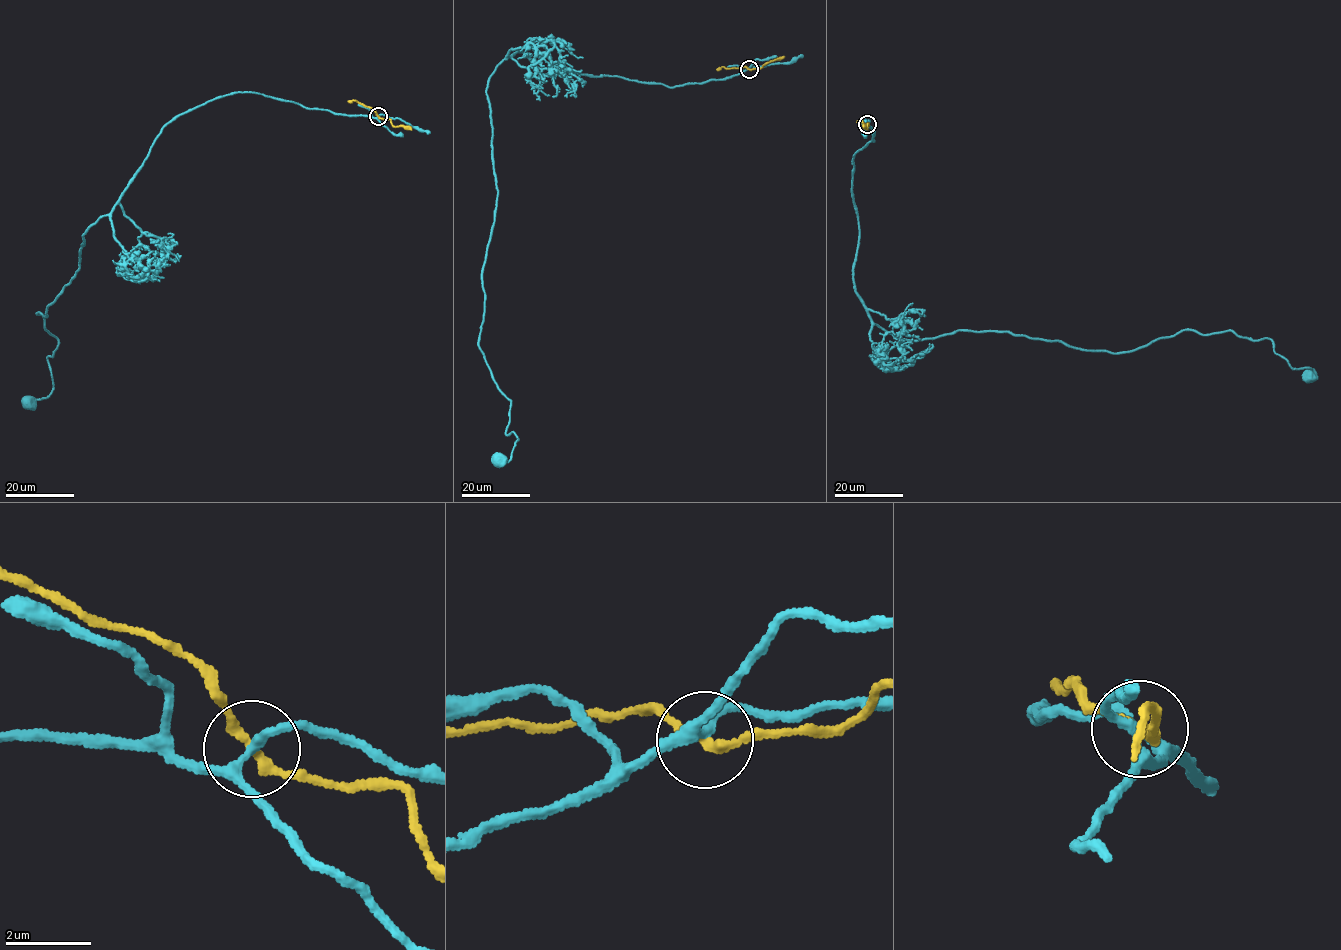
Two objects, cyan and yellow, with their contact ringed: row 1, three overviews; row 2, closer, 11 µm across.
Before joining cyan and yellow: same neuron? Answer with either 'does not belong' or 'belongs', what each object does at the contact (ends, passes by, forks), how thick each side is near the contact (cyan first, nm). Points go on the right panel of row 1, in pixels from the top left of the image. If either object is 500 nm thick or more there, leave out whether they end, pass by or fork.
does not belong; cyan forks; yellow passes by; calibres 200 and 200 nm

